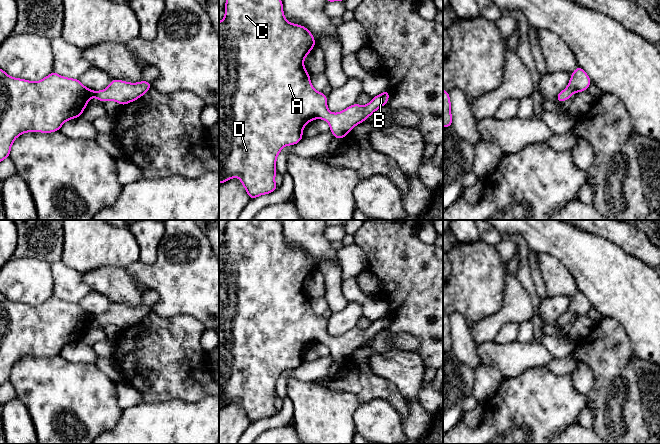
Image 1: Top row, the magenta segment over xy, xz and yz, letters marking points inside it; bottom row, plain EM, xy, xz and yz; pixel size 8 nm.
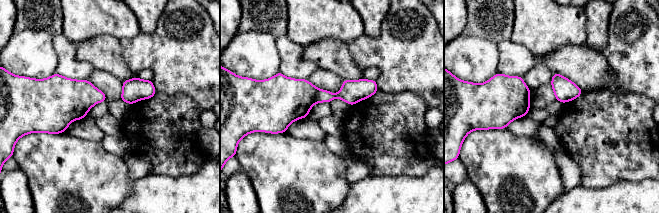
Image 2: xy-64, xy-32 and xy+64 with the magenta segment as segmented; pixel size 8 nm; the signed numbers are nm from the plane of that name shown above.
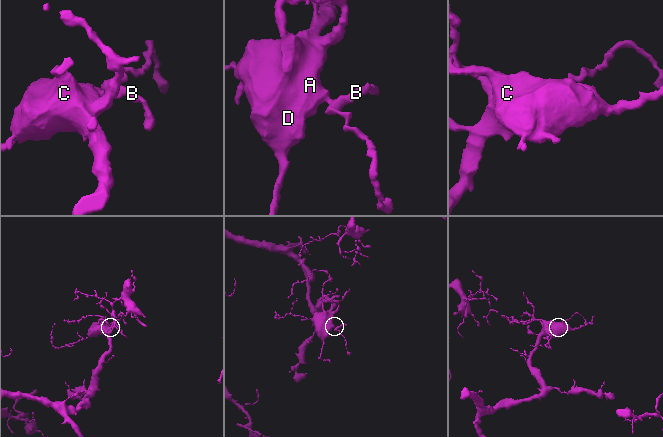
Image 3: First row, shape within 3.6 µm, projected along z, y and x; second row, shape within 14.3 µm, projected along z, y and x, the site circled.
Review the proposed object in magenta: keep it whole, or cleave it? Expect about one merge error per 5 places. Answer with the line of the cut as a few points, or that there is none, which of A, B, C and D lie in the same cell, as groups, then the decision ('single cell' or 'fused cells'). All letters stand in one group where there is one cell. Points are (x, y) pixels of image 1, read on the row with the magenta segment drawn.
no cut; A B C D; single cell

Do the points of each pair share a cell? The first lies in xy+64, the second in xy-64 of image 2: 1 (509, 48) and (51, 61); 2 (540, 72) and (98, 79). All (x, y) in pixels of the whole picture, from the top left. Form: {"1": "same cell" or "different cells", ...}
{"1": "different cells", "2": "same cell"}

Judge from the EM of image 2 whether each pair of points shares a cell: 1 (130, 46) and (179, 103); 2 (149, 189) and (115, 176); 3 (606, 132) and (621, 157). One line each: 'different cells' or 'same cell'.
1: different cells
2: different cells
3: same cell

